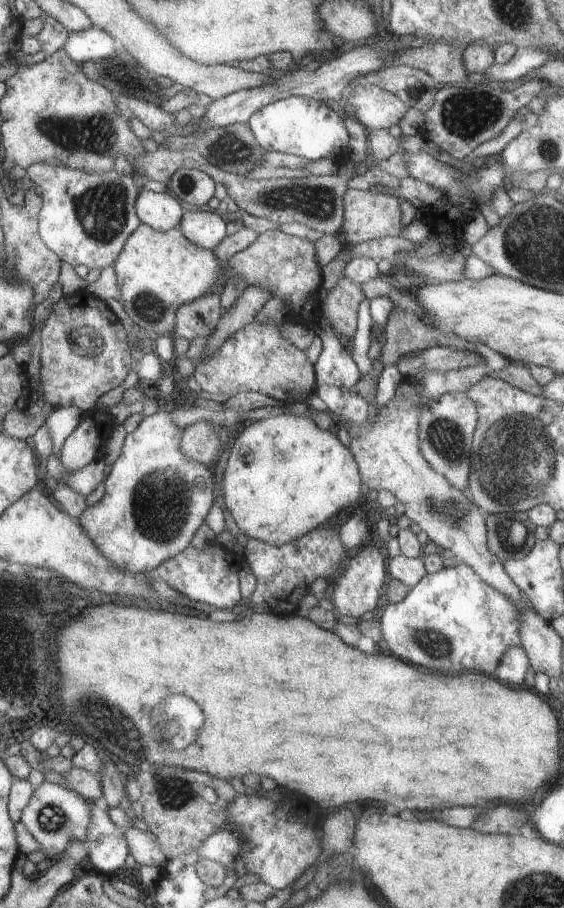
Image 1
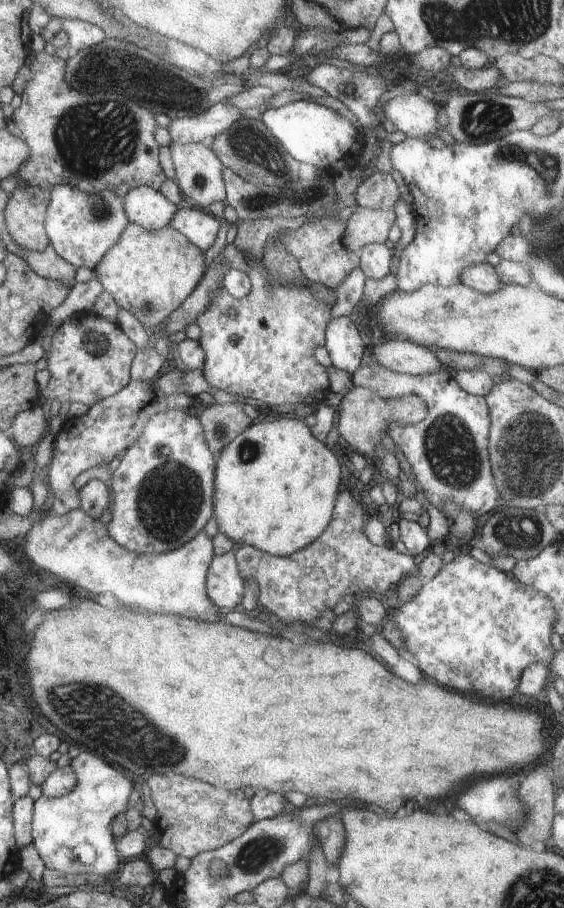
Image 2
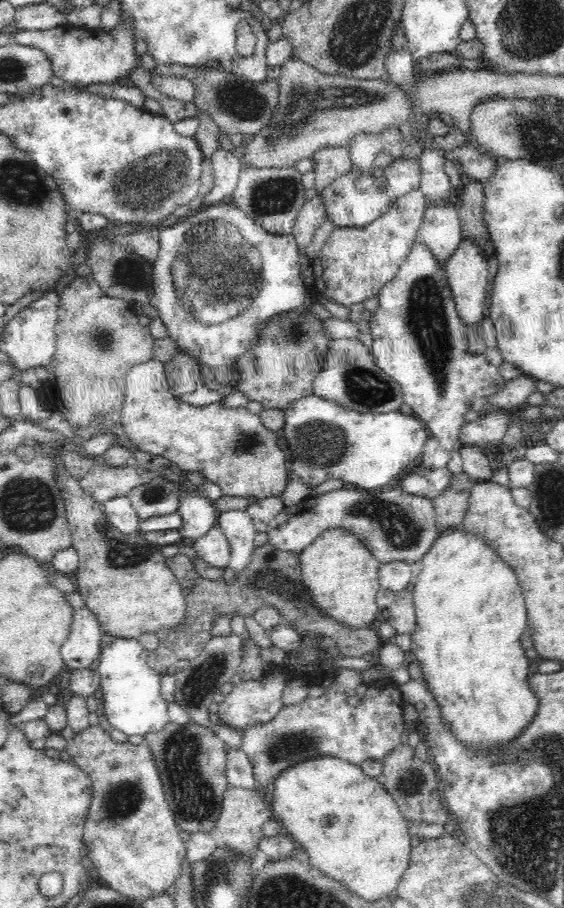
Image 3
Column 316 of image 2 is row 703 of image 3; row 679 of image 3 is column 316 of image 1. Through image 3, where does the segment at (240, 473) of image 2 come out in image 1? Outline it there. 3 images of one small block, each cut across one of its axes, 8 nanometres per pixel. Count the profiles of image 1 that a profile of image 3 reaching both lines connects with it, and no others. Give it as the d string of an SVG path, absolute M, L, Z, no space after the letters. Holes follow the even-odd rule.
M288 412L276 417L254 421L236 438L222 477L222 498L234 518L242 539L266 541L280 548L300 536L316 530L334 518L340 510L367 503L367 489L362 484L360 466L332 430L320 430L308 415Z

